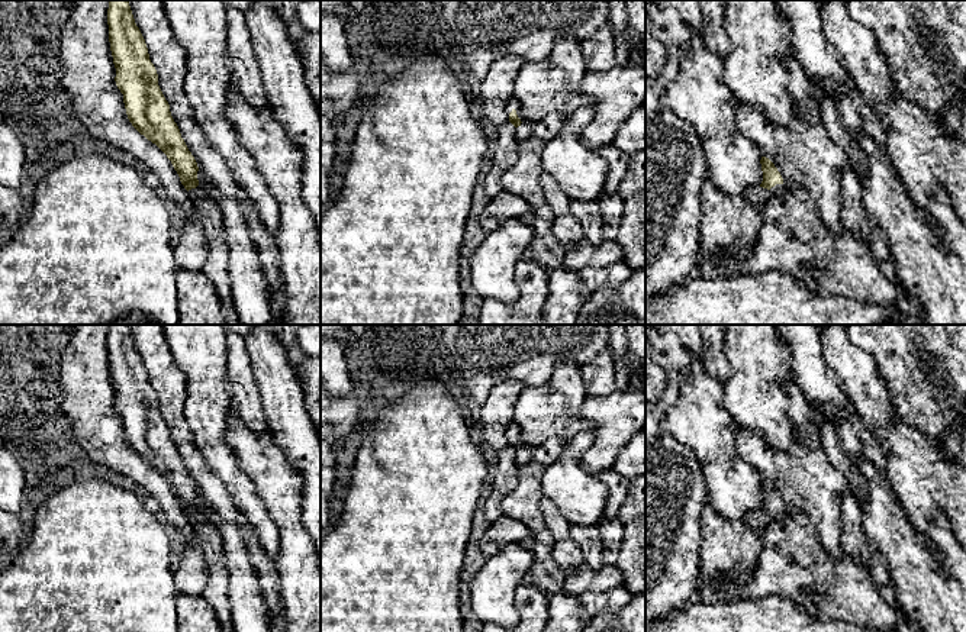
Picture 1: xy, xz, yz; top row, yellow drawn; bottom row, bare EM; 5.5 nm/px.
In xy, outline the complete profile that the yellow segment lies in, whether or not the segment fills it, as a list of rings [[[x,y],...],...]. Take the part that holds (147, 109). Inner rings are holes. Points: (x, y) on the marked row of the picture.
[[[128,0],[109,1],[107,25],[116,68],[115,81],[123,94],[128,119],[141,135],[167,155],[200,213],[207,239],[207,258],[202,273],[216,287],[226,316],[232,316],[229,255],[222,215],[215,200],[199,186],[197,162],[171,116],[170,104],[158,86],[157,70],[149,59],[145,39],[135,23]]]

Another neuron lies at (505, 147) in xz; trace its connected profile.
[[[508,122],[498,130],[498,138],[490,144],[493,148],[493,167],[483,178],[484,190],[489,197],[502,191],[502,174],[518,159],[518,139],[515,136],[515,126]]]

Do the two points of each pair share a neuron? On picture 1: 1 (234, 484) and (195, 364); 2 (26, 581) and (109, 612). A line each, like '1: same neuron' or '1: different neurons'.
1: same neuron
2: same neuron

